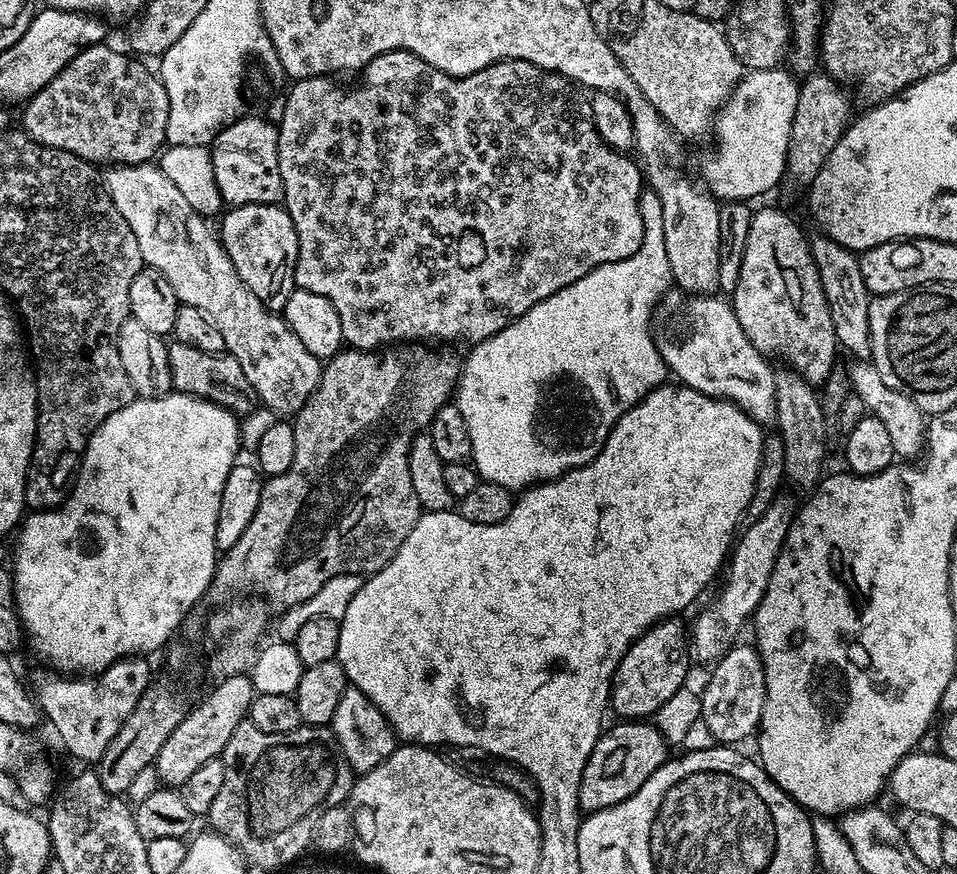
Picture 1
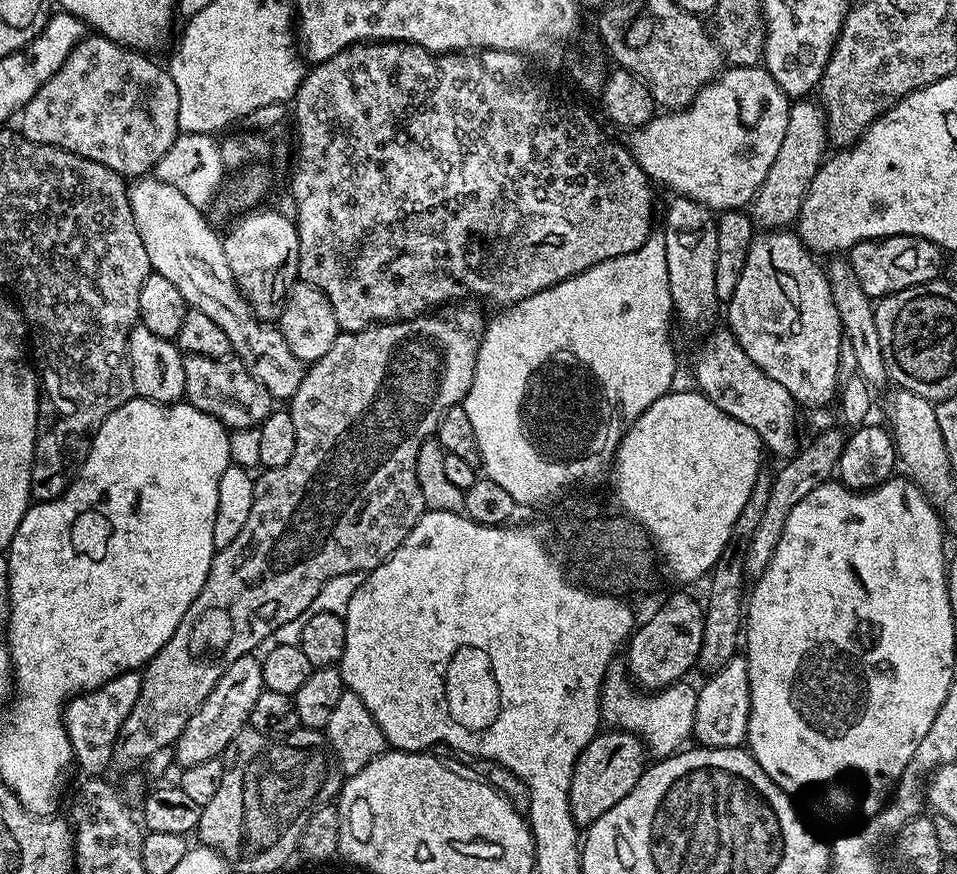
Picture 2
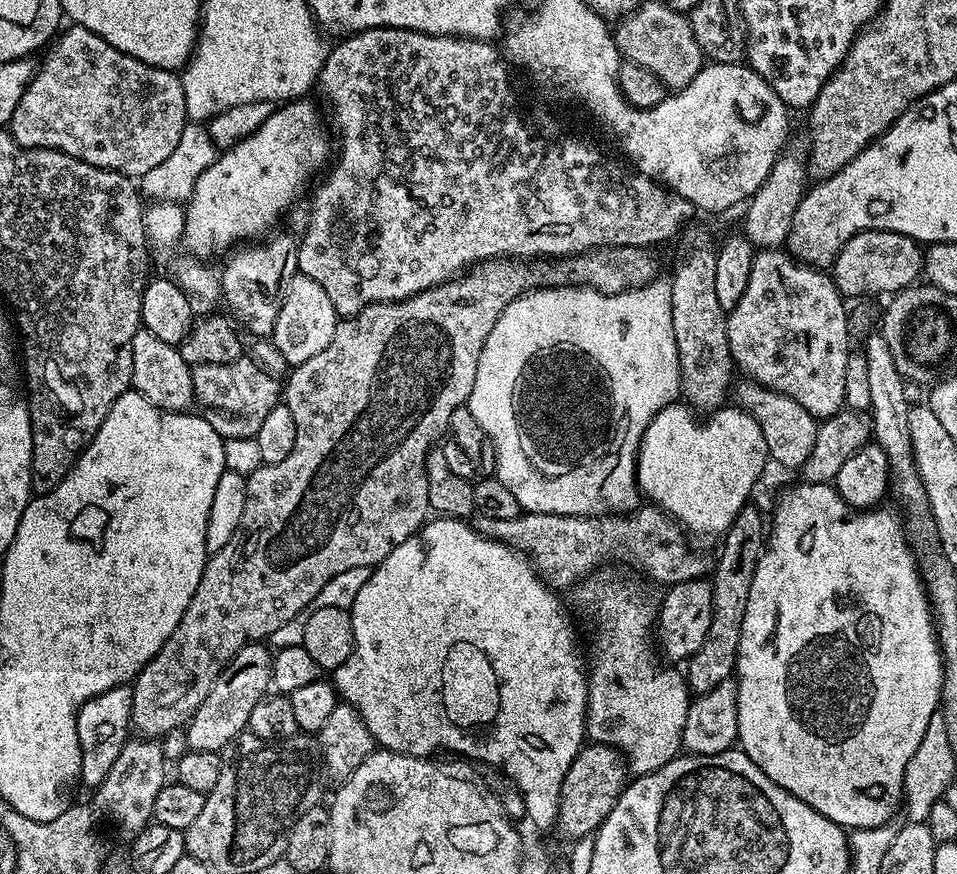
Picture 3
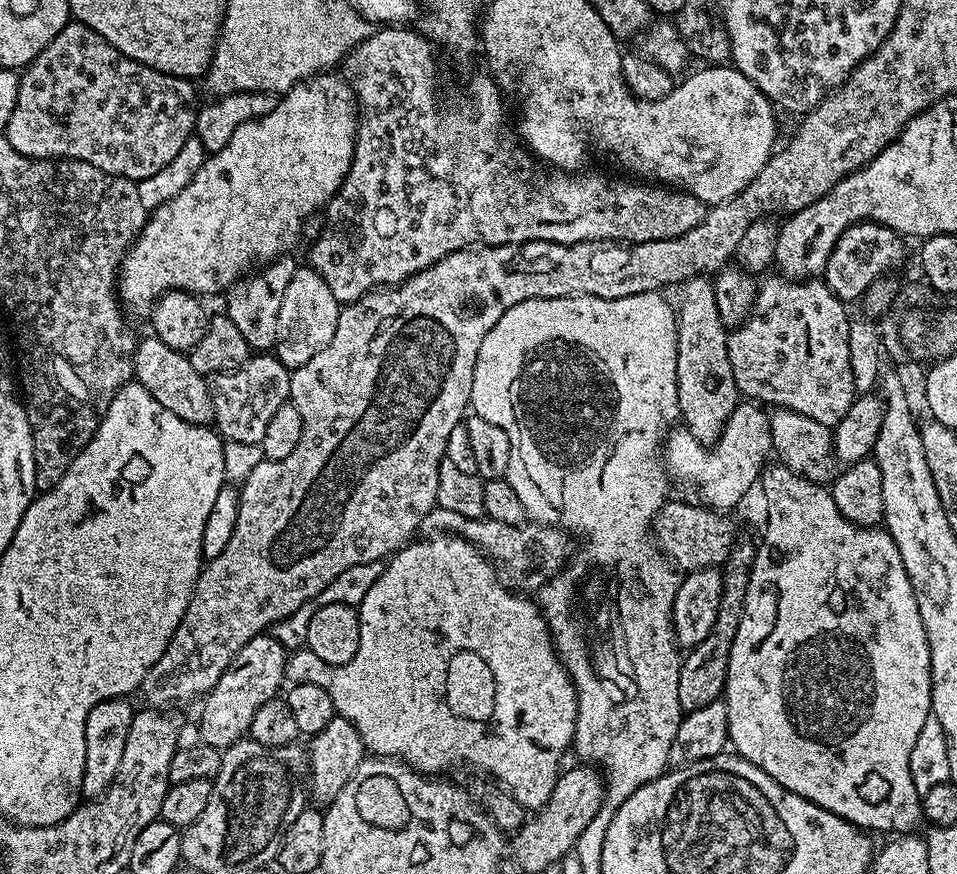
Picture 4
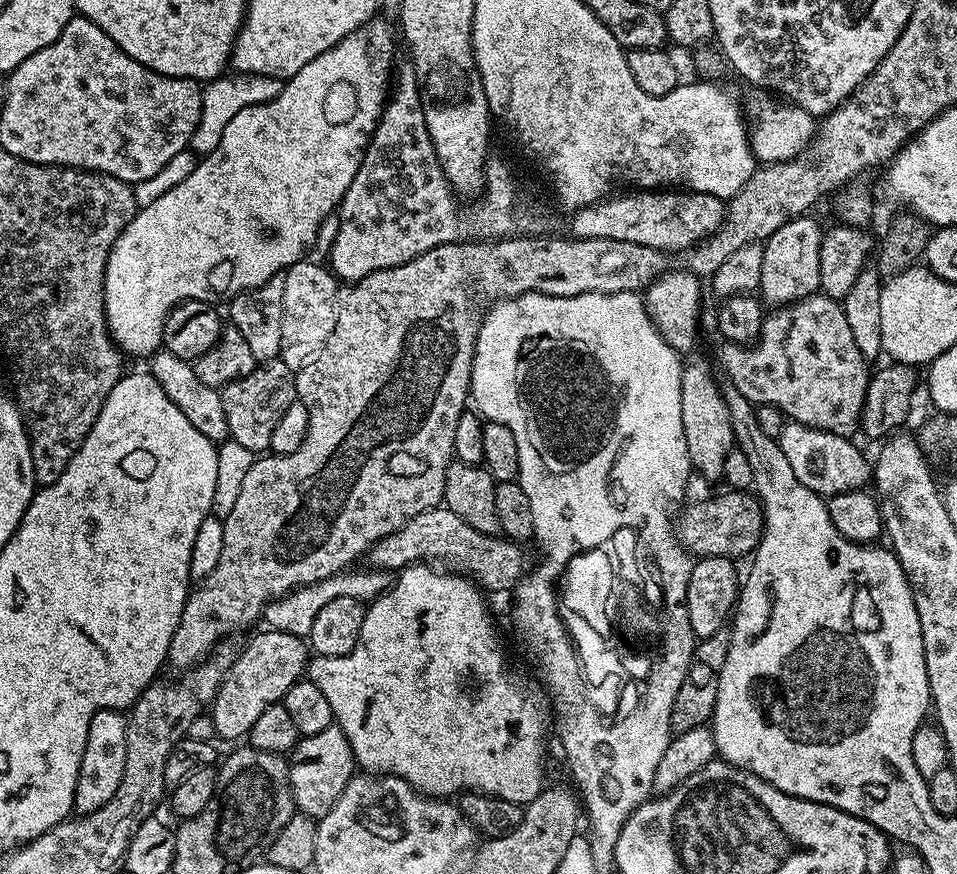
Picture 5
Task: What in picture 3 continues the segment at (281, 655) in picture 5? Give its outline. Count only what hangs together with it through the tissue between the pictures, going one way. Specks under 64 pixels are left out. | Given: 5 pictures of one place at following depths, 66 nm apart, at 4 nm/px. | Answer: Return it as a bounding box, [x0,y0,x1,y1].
[186,642,272,753]

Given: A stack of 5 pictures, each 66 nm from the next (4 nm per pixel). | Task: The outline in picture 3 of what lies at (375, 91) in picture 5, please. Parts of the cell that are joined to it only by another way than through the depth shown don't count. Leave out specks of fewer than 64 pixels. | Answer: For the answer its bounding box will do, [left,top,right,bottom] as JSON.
[183,98,329,258]

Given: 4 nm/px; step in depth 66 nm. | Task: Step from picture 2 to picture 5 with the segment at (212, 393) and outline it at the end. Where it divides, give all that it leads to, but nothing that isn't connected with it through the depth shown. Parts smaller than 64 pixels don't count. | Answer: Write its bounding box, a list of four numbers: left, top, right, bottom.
[220,358,297,454]

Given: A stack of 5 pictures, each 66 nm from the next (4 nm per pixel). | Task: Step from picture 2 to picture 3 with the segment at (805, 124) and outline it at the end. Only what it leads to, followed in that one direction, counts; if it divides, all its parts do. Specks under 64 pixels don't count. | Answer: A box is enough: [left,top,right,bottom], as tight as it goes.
[742,142,810,250]

